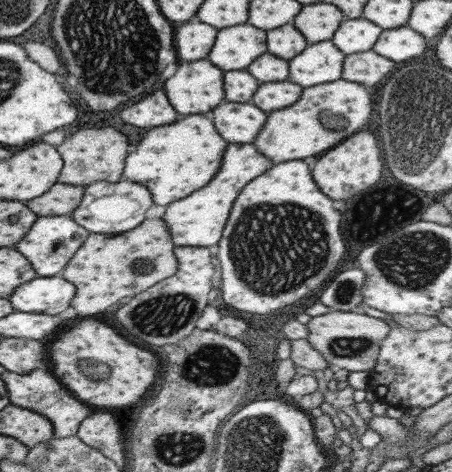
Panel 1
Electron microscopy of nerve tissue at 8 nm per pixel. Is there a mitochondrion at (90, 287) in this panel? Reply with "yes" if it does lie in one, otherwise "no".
no

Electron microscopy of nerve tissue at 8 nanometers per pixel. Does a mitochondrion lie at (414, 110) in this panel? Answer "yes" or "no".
yes

